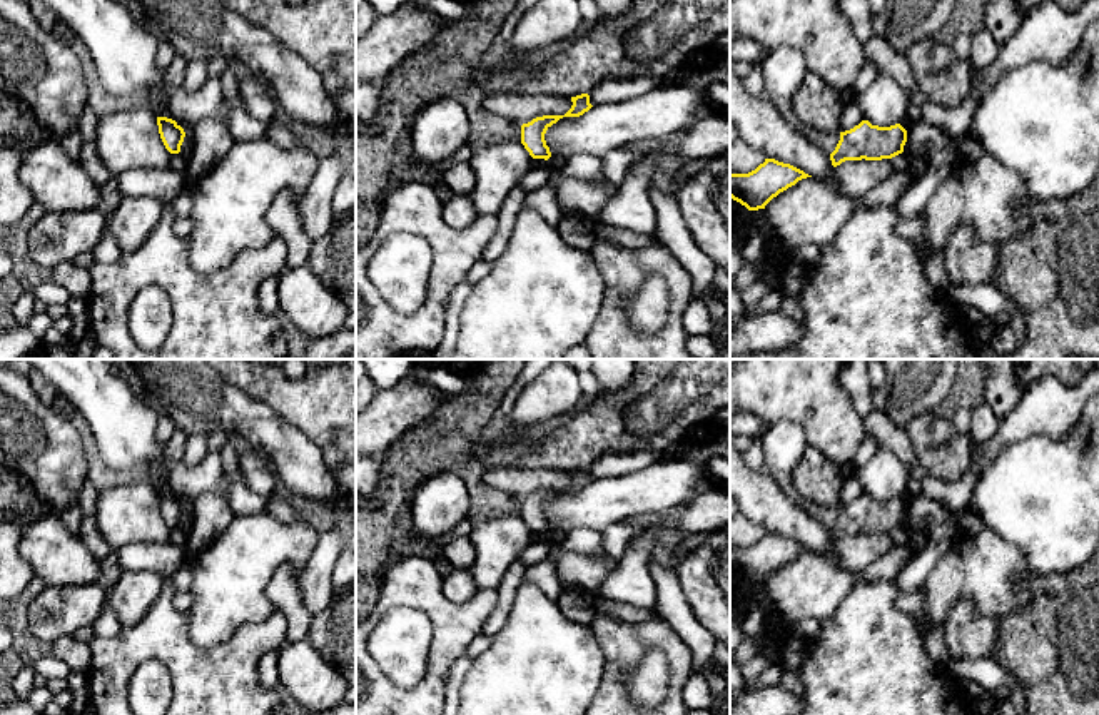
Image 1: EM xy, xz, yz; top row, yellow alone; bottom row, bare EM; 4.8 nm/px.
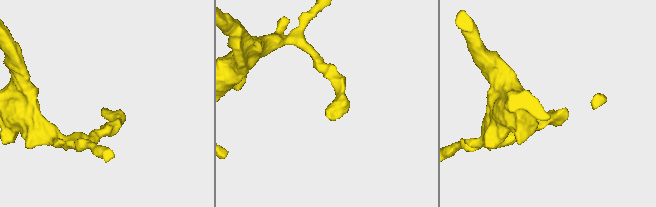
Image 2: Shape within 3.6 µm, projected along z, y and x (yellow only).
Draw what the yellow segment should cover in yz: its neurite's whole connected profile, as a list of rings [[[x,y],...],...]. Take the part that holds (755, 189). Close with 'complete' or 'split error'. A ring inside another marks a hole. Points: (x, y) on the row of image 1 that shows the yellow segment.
[[[765,159],[748,174],[730,174],[730,197],[748,210],[765,209],[773,197],[807,177],[812,175],[790,164]]]; complete

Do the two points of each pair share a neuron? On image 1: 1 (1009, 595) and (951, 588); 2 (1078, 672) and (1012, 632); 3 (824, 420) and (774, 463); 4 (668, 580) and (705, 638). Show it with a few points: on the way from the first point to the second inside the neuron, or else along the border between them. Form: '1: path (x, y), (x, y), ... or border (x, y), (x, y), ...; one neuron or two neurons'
1: path (994, 588), (966, 588); one neuron
2: path (1073, 652), (1049, 628), (1033, 628); one neuron
3: border (770, 425), (779, 421), (799, 423), (809, 445); two neurons
4: path (668, 595), (670, 605), (690, 627); one neuron

